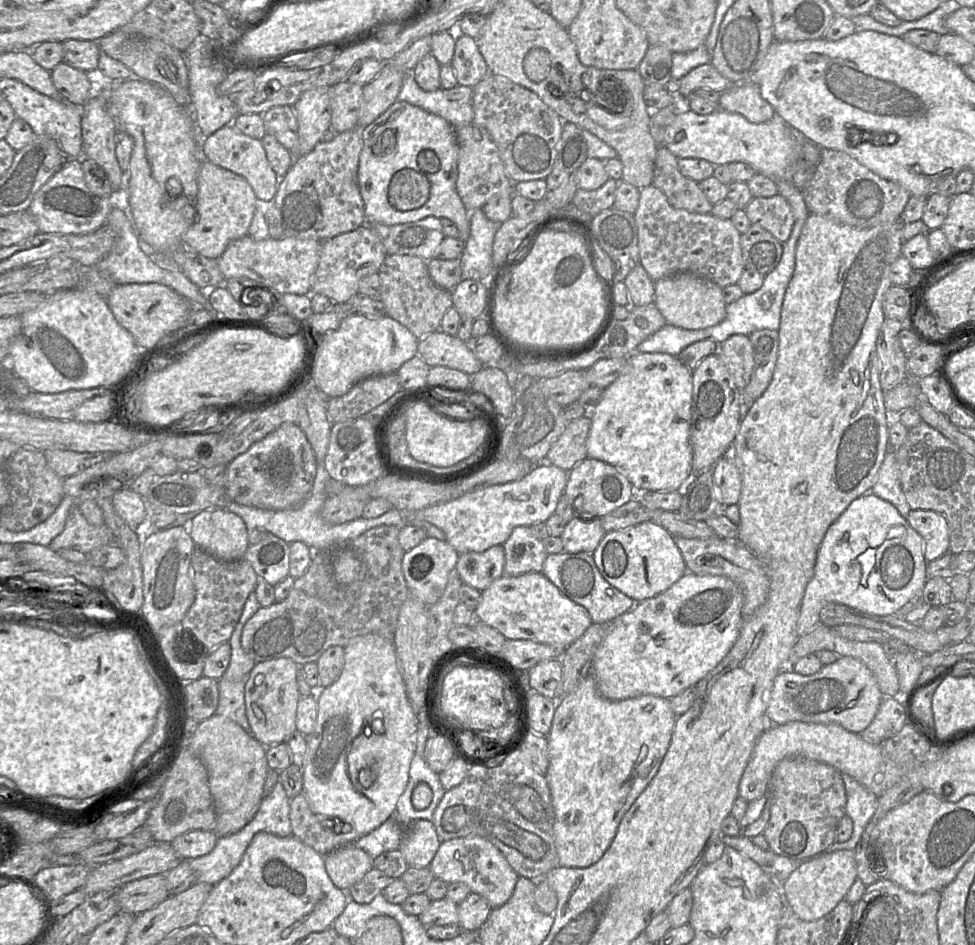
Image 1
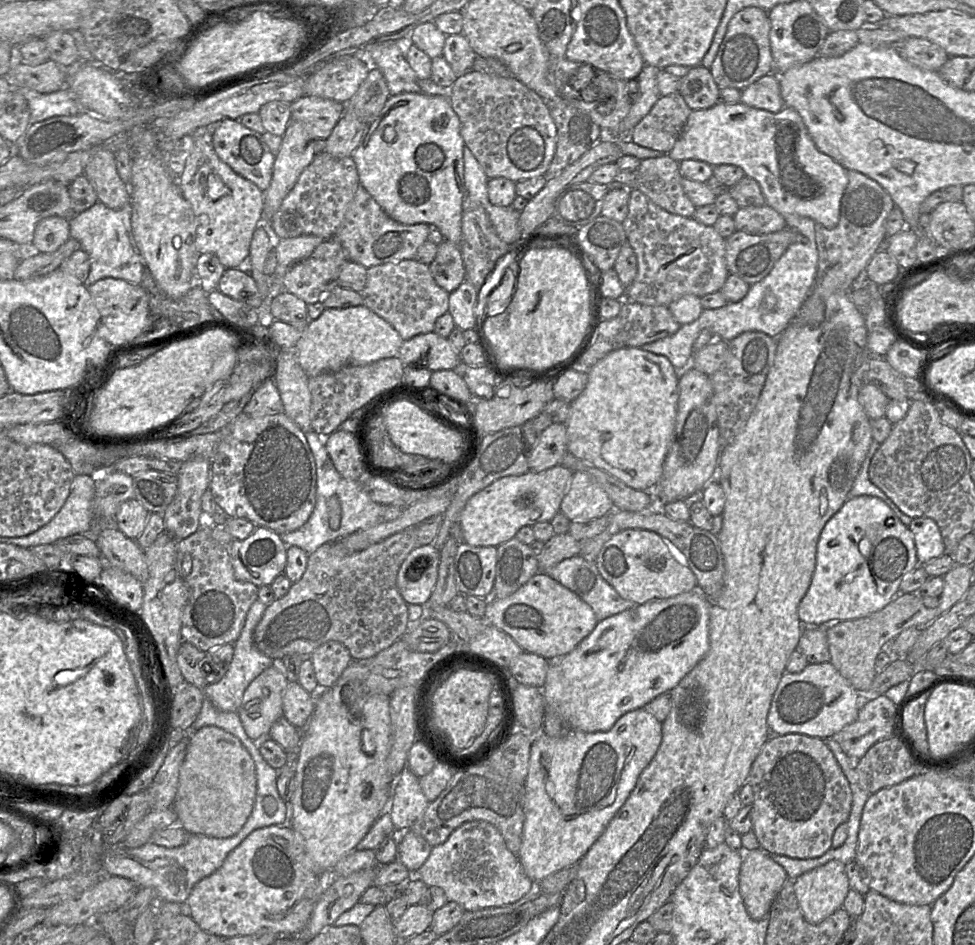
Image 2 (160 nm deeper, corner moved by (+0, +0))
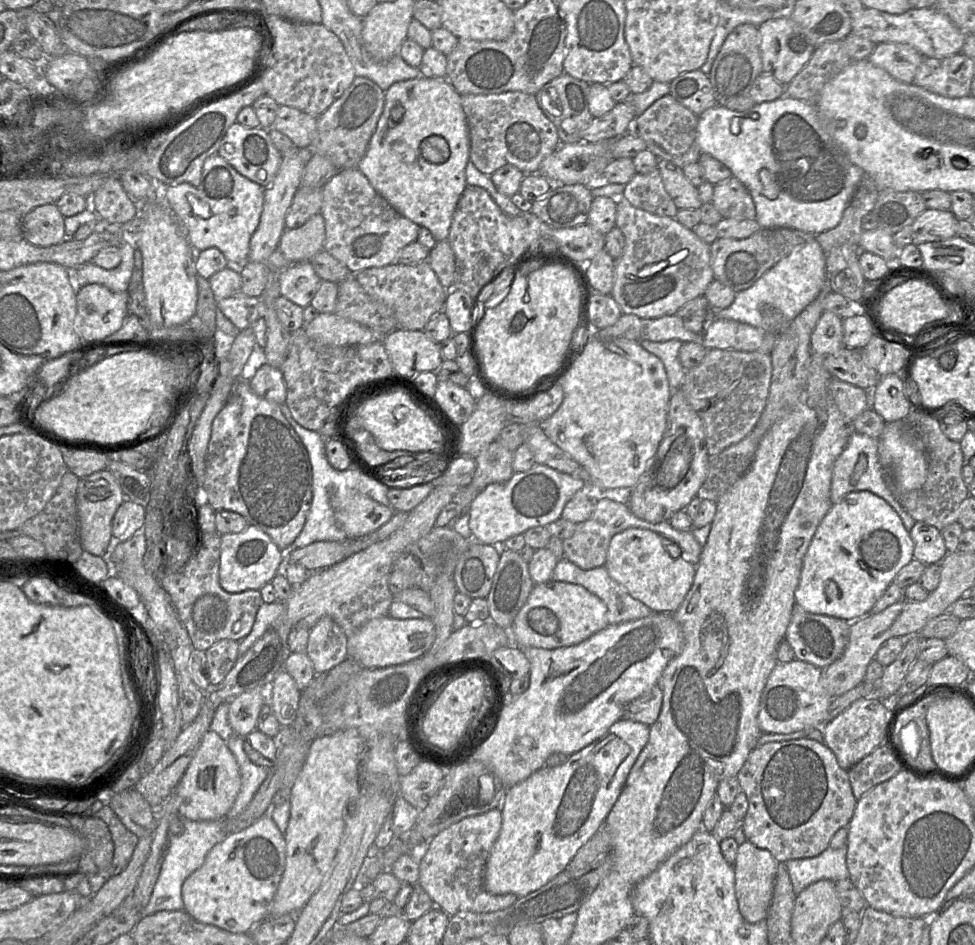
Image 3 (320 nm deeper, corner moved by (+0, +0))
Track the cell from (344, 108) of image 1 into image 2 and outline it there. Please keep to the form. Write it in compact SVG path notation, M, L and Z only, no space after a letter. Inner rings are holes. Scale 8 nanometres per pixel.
M303 96L290 104L291 120L299 122L313 140L326 140L345 111L345 103Z

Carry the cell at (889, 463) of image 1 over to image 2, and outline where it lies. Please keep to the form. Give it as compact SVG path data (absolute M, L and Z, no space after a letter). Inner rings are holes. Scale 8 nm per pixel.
M873 439L868 454L859 471L859 474L857 475L853 486L849 492L849 498L861 495L878 497L884 503L886 503L889 508L891 508L891 510L898 516L898 518L903 524L909 527L912 518L900 511L900 509L885 495L885 493L881 491L877 486L875 486L869 479L870 462L872 460L873 455L877 451L879 445L880 444L874 441Z

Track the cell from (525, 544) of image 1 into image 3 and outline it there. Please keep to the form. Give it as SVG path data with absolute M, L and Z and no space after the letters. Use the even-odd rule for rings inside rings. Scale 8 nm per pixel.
M502 549L492 587L486 598L490 621L510 631L534 585L528 563L522 559L519 552Z

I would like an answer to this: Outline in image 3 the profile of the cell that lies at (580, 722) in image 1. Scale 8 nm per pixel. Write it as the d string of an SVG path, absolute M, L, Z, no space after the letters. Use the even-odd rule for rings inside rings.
M621 718L612 724L603 736L587 745L583 749L570 755L563 764L556 767L544 766L531 774L527 779L513 785L510 788L507 788L506 796L500 806L502 813L501 830L491 849L484 871L483 884L486 891L495 895L511 893L517 897L523 897L533 891L538 890L558 874L560 874L567 867L568 863L577 853L577 851L597 832L601 826L603 826L608 813L612 809L624 788L631 768L633 767L637 757L649 740L649 731L650 726L644 723L633 721L628 718Z

